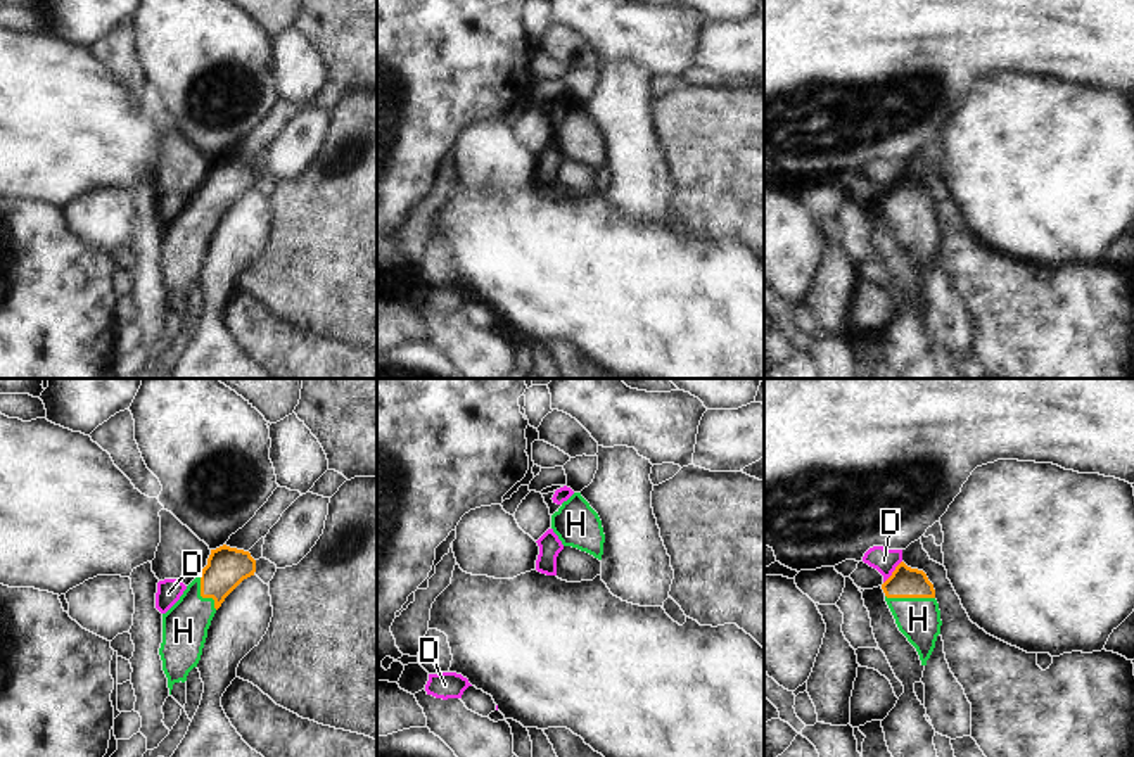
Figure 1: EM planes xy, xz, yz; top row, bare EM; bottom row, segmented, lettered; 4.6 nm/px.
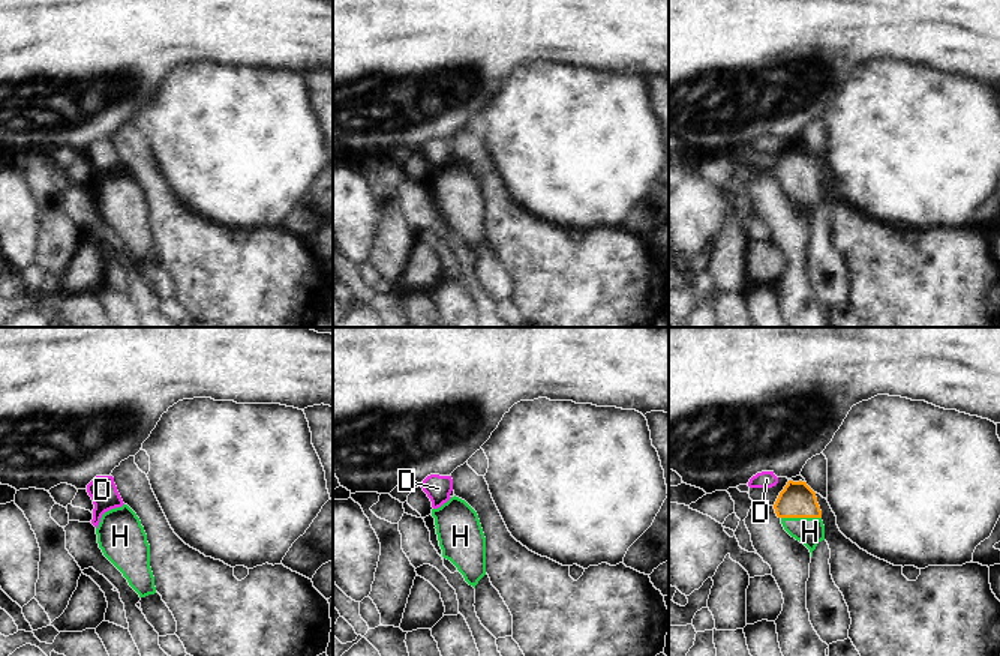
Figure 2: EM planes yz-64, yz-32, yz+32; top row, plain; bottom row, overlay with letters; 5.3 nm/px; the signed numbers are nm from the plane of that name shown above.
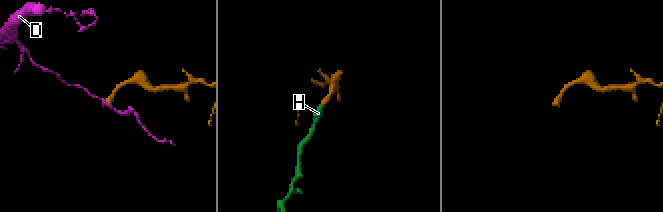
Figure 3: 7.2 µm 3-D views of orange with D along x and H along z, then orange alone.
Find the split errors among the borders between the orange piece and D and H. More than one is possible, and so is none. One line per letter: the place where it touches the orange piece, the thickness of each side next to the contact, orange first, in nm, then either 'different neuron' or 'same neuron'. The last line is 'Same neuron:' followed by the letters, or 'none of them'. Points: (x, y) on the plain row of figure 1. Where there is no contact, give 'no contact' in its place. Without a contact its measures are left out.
D: contact yz (892, 185); calibres 140 and 110 nm; different neuron
H: contact yz (910, 209); calibres 140 and 200 nm; same neuron
Same neuron: H

